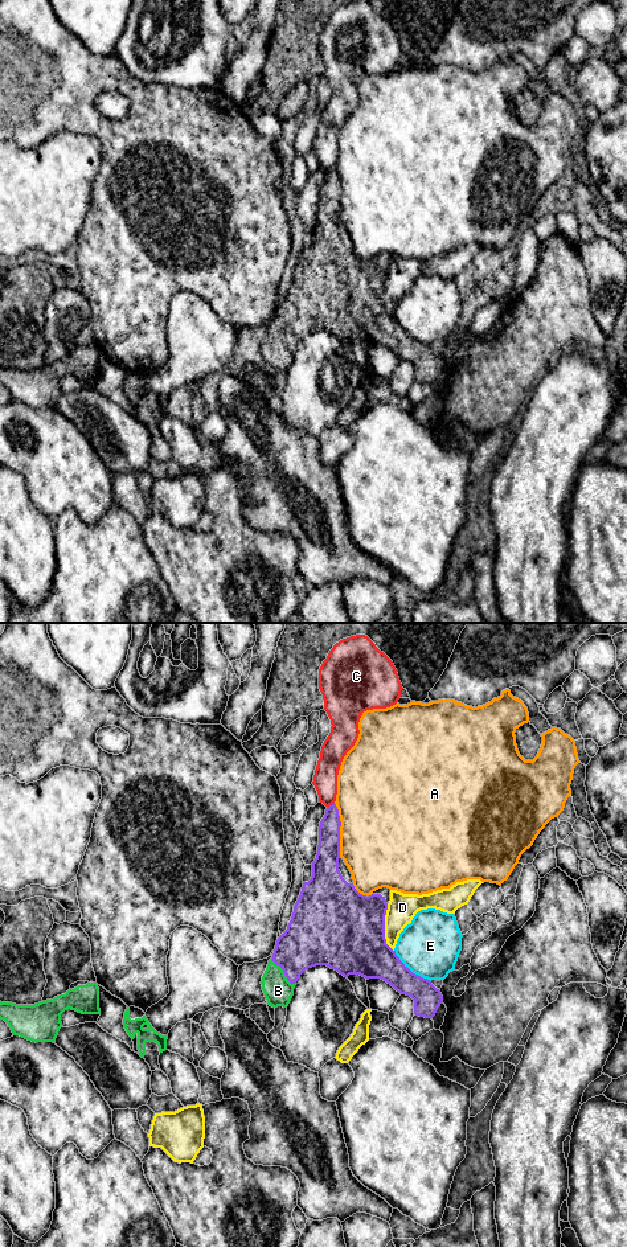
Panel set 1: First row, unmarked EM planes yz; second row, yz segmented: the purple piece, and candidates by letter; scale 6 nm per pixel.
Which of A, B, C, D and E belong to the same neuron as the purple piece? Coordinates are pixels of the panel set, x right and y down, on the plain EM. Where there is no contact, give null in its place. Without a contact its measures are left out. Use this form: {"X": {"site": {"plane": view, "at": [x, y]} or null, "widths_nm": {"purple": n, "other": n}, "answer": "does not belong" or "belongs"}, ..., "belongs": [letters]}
{"A": {"site": {"plane": "yz", "at": [339, 195]}, "widths_nm": {"purple": 160, "other": 480}, "answer": "does not belong"}, "B": {"site": {"plane": "yz", "at": [283, 336]}, "widths_nm": {"purple": 320, "other": 180}, "answer": "belongs"}, "C": {"site": {"plane": "yz", "at": [330, 171]}, "widths_nm": {"purple": 130, "other": 140}, "answer": "does not belong"}, "D": {"site": {"plane": "yz", "at": [384, 292]}, "widths_nm": {"purple": 480, "other": 180}, "answer": "does not belong"}, "E": {"site": {"plane": "yz", "at": [409, 335]}, "widths_nm": {"purple": 260, "other": 360}, "answer": "does not belong"}, "belongs": ["B"]}

